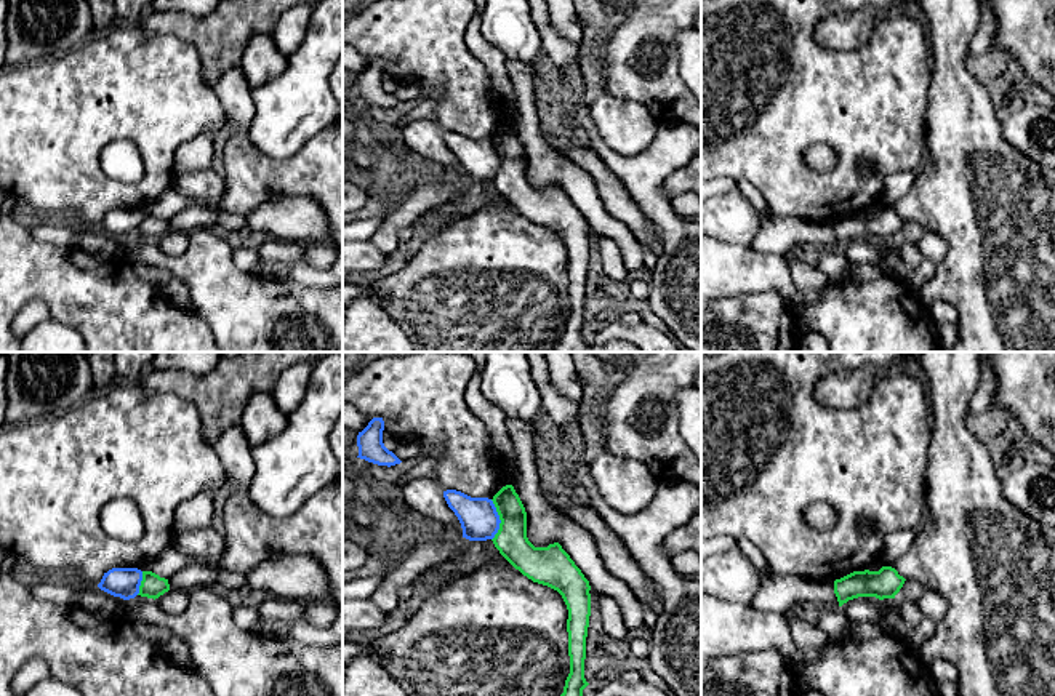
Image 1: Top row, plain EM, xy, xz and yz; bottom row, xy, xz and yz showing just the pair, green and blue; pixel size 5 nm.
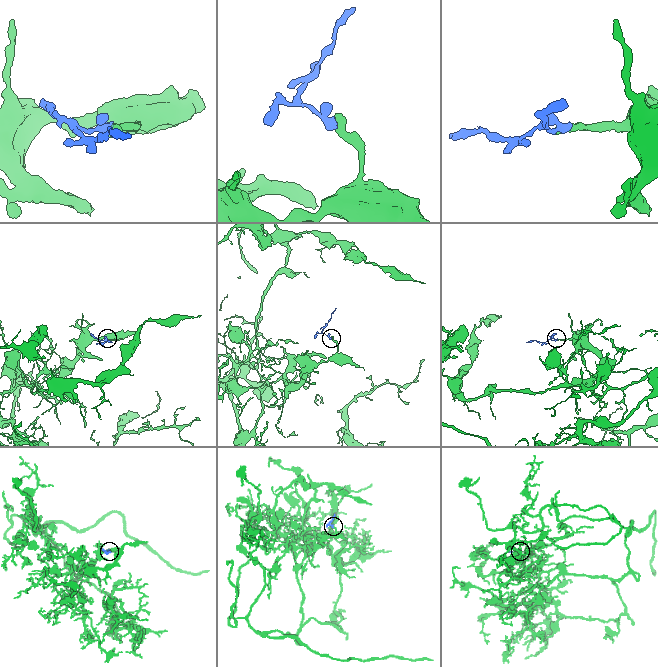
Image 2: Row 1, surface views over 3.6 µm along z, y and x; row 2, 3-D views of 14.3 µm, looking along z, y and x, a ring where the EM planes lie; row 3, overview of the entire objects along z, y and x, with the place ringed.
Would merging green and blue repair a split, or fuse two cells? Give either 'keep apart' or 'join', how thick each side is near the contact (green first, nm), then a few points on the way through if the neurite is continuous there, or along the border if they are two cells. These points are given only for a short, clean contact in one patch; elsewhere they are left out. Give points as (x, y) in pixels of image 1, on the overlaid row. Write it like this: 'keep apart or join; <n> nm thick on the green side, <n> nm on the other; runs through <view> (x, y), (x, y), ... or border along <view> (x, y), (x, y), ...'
keep apart; 160 nm thick on the green side, 190 nm on the other; border along xz (490, 500), (500, 520), (500, 528), (492, 540)

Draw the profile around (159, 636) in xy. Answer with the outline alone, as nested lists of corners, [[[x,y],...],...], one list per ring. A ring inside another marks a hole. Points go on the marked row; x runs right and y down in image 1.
[[[138,621],[133,624],[134,630],[138,632],[139,637],[152,642],[157,646],[163,646],[168,640],[173,638],[171,630],[160,627],[160,626],[154,626],[144,621]]]

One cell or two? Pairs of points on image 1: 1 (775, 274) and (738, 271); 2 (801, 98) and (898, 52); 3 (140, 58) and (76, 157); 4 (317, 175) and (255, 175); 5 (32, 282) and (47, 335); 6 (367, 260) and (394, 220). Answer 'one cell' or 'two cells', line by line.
1: one cell
2: one cell
3: one cell
4: one cell
5: two cells
6: two cells

